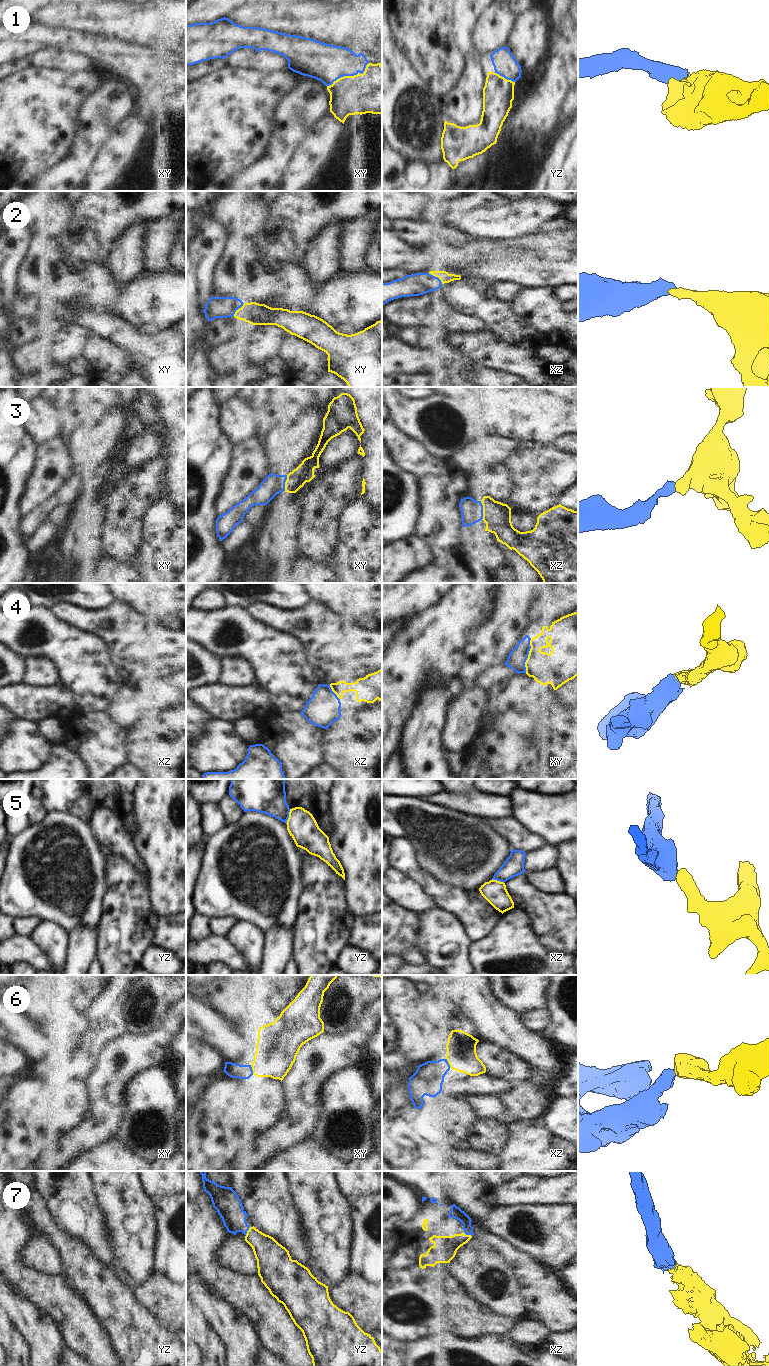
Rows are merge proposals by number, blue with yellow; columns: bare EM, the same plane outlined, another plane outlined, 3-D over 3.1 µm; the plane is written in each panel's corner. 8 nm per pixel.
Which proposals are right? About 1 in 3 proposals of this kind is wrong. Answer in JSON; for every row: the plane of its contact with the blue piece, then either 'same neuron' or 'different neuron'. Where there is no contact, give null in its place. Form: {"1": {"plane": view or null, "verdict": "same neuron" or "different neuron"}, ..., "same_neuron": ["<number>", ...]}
{"1": {"plane": "xy", "verdict": "same neuron"}, "2": {"plane": "xz", "verdict": "same neuron"}, "3": {"plane": "xz", "verdict": "same neuron"}, "4": {"plane": "xy", "verdict": "same neuron"}, "5": {"plane": "yz", "verdict": "different neuron"}, "6": {"plane": "xz", "verdict": "same neuron"}, "7": {"plane": "xz", "verdict": "same neuron"}, "same_neuron": ["1", "2", "3", "4", "6", "7"]}

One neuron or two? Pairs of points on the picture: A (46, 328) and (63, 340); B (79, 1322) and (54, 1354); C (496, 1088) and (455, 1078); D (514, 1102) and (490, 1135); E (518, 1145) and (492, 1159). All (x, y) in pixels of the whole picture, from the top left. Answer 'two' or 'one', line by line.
A: two
B: two
C: one
D: two
E: two

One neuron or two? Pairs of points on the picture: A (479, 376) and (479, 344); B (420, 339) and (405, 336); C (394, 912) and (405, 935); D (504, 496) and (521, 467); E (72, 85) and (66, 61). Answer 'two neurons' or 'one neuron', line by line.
A: two neurons
B: one neuron
C: one neuron
D: two neurons
E: two neurons

